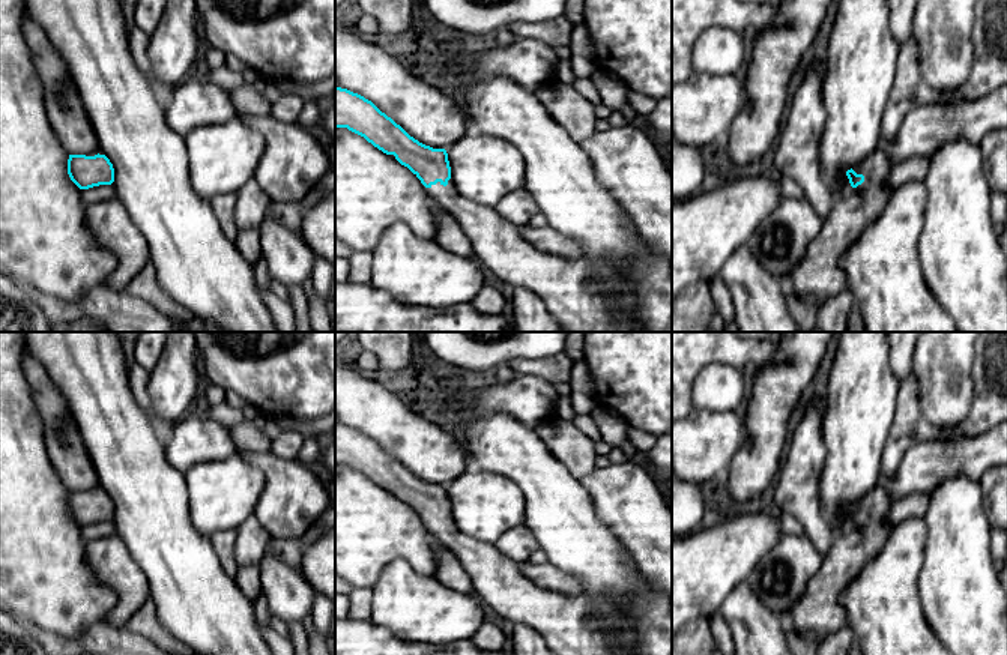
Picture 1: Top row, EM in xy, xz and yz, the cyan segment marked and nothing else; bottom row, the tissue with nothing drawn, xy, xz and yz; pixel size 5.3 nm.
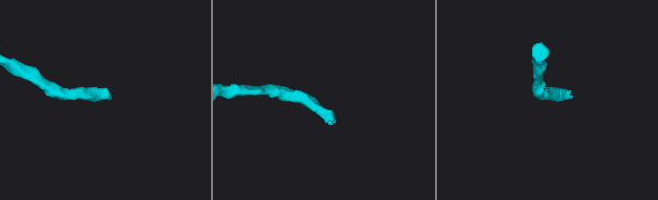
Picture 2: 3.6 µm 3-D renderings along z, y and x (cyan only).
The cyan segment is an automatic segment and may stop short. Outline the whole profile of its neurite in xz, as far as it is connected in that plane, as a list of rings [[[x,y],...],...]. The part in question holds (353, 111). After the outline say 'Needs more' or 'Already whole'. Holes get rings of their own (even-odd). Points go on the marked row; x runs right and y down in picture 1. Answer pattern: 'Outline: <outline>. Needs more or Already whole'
Outline: [[[335,87],[335,128],[364,137],[374,147],[407,167],[425,188],[451,179],[445,149],[433,149],[410,137],[371,101],[347,89]]]. Already whole

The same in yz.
Outline: [[[878,149],[867,158],[861,174],[852,168],[846,171],[855,195],[833,201],[818,237],[809,243],[806,255],[785,279],[788,294],[812,299],[821,306],[828,297],[848,288],[848,276],[840,261],[885,209],[893,165],[894,161]]]. Needs more

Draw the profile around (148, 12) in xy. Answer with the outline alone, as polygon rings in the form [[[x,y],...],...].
[[[138,0],[134,21],[147,35],[152,35],[164,15],[167,0]]]

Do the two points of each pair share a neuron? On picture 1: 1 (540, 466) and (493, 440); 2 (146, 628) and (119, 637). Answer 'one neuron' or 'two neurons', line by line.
1: one neuron
2: two neurons

